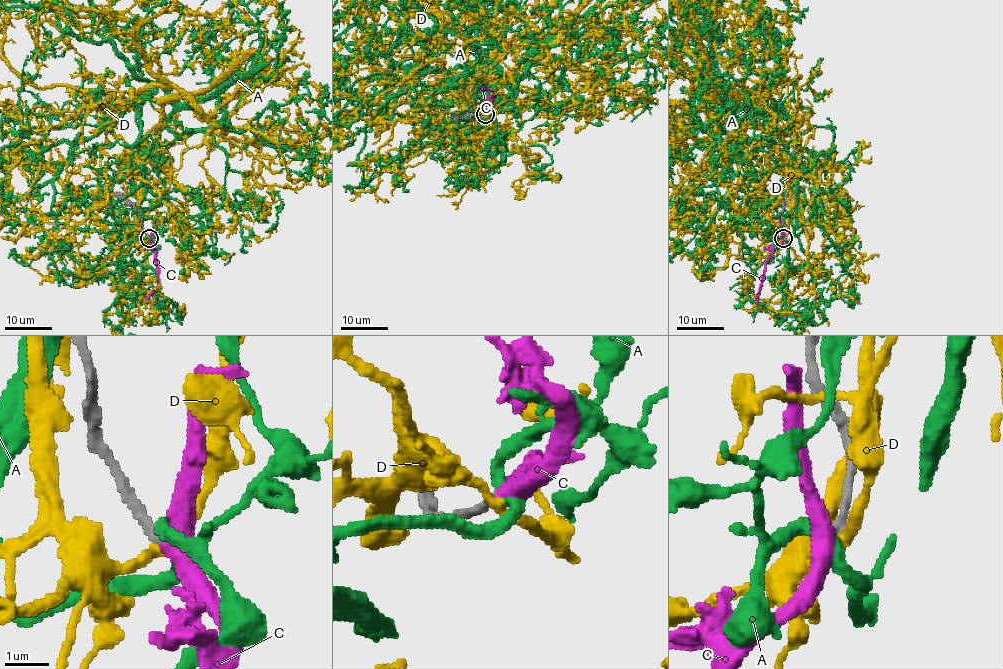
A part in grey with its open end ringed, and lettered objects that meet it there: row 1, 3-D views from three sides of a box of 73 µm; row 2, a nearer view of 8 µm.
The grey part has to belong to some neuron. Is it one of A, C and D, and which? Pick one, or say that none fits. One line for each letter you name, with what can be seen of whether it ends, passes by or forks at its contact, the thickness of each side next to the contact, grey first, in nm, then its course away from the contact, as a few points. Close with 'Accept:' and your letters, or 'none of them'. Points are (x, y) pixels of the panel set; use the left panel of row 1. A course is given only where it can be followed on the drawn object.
C: it passes by; calibres 200 and 320 nm; course (149, 238), (156, 248), (158, 281), (145, 305)
Accept: C

